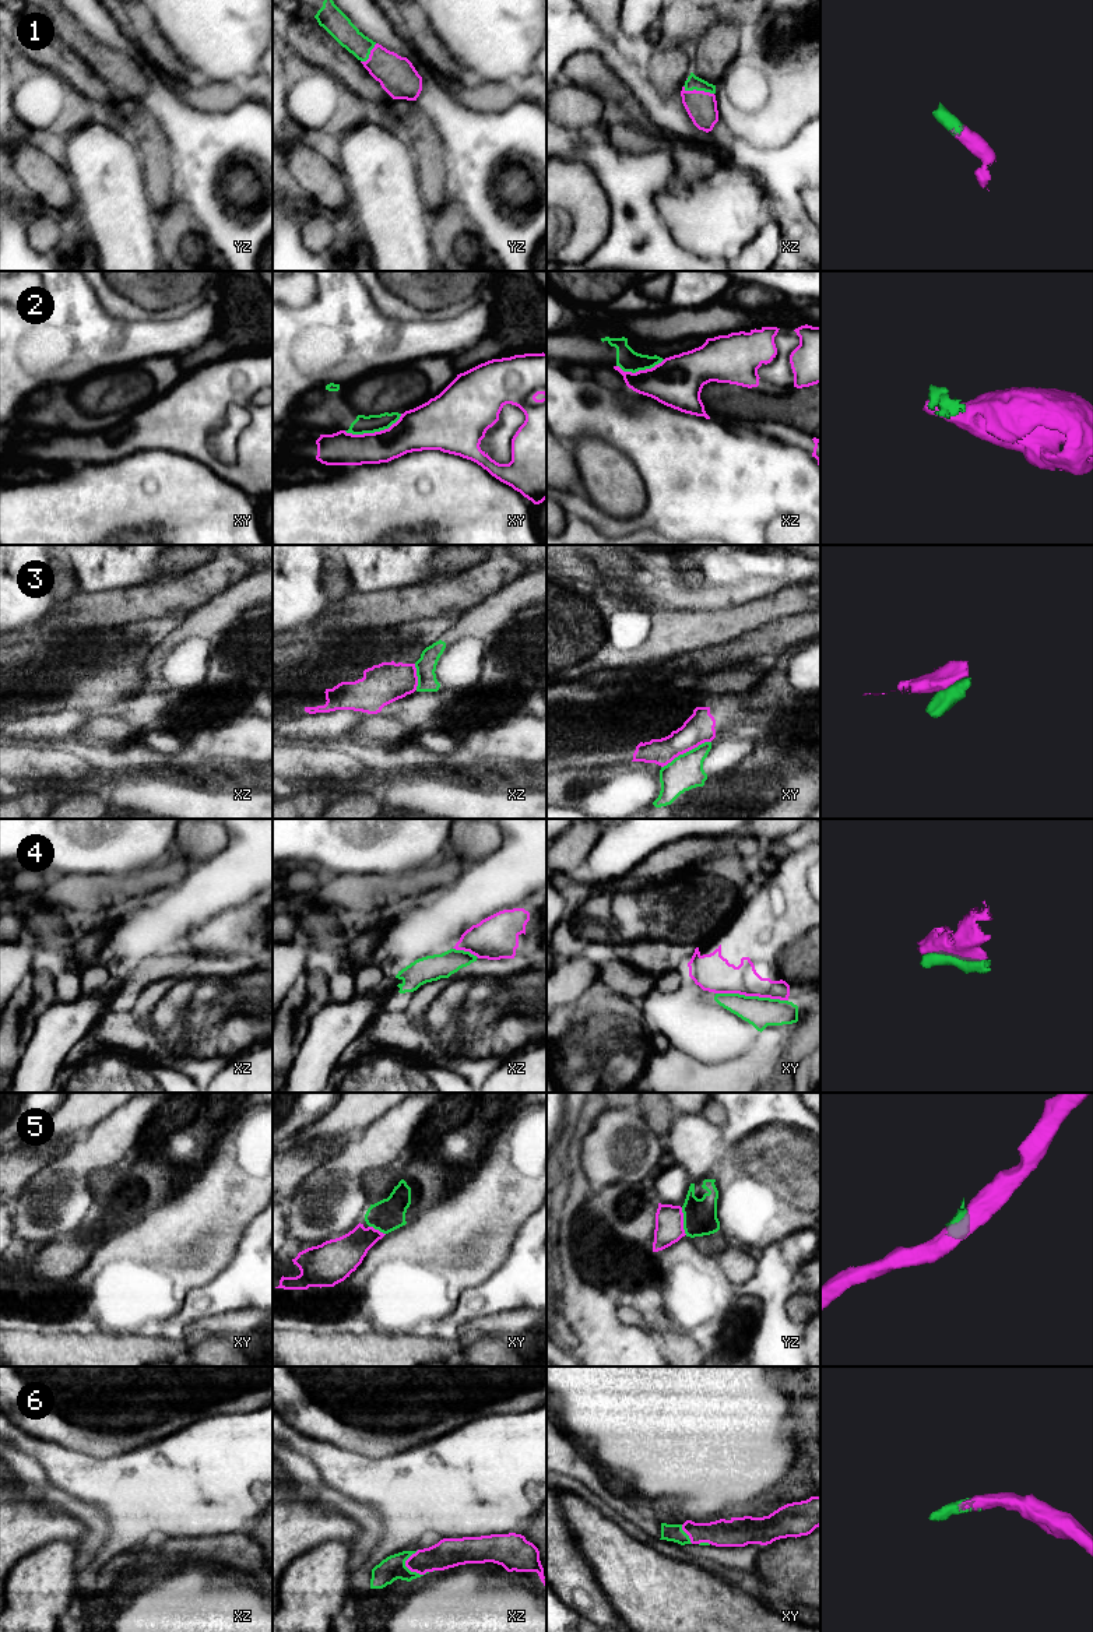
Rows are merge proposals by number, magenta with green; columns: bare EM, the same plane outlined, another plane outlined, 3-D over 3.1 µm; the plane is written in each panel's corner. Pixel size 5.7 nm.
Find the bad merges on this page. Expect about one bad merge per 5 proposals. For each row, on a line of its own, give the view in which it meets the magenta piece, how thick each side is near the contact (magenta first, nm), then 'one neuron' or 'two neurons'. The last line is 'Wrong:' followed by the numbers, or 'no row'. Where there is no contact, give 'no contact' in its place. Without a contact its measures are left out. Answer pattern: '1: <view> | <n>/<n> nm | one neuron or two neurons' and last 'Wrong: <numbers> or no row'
1: xz | 180/80 nm | one neuron
2: xy | 240/100 nm | two neurons
3: xy | 170/200 nm | two neurons
4: xy | 200/180 nm | two neurons
5: yz | 160/190 nm | two neurons
6: xz | 160/140 nm | one neuron
Wrong: 2, 3, 4, 5

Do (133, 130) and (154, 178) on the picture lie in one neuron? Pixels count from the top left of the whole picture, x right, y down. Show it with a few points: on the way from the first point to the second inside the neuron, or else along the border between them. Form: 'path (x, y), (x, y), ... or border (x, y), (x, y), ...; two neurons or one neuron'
path (144, 141), (154, 151), (154, 166); one neuron

